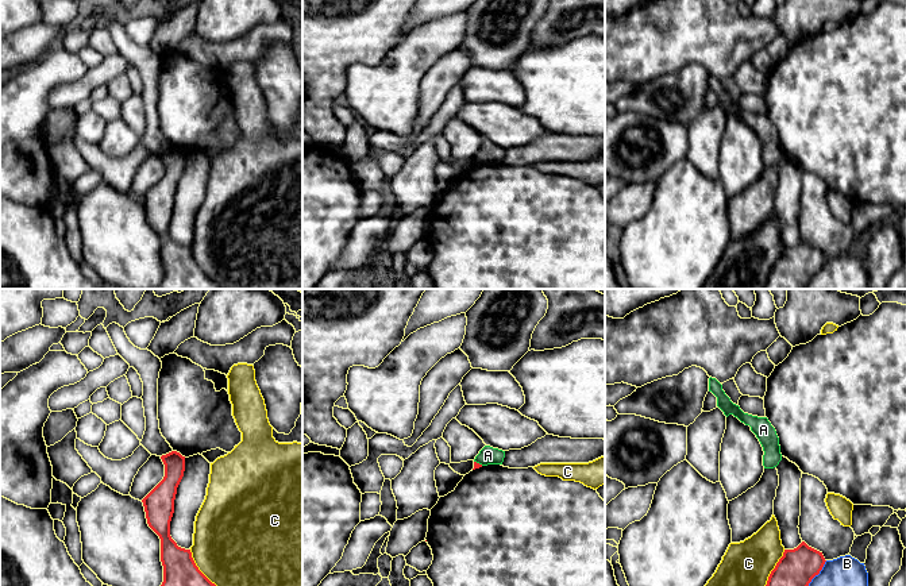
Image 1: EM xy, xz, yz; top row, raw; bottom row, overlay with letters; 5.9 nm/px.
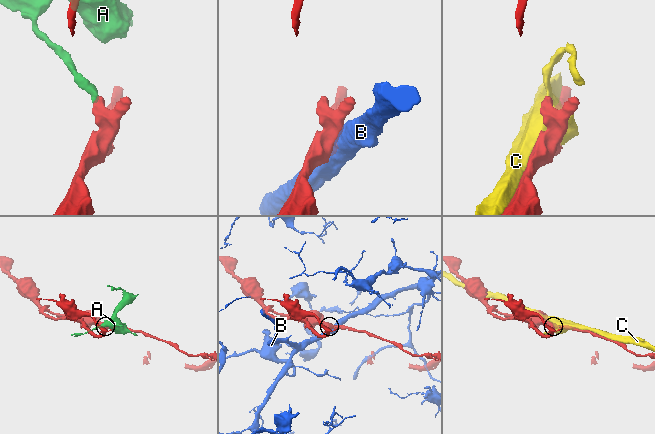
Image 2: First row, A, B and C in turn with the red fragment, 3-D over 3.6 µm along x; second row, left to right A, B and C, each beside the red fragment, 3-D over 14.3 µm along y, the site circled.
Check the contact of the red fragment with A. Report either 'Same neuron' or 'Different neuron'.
Different neuron

